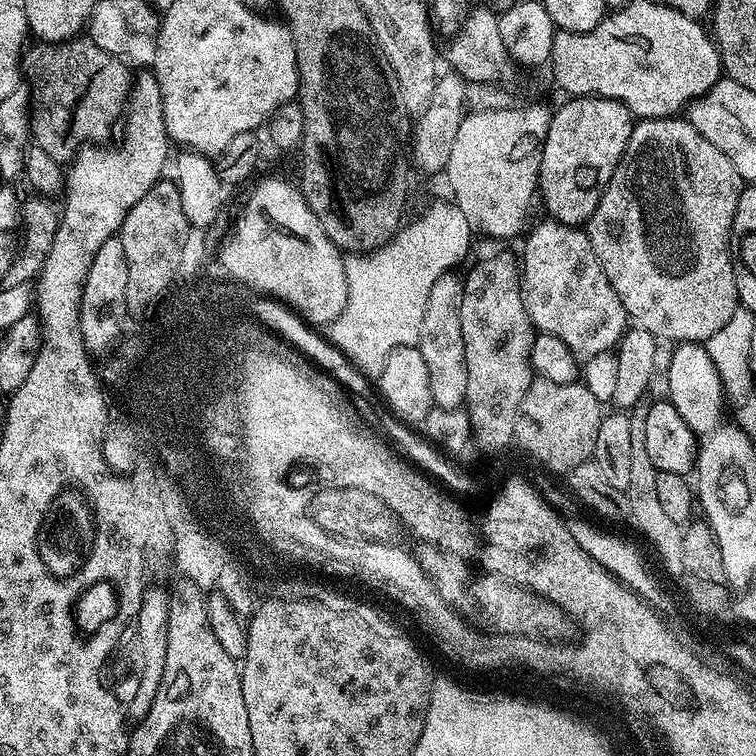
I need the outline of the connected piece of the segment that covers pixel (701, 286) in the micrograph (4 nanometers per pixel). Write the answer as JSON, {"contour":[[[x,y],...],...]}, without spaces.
{"contour":[[[640,118],[633,123],[630,142],[626,146],[594,214],[588,220],[586,231],[590,238],[590,246],[594,246],[594,254],[602,266],[610,286],[614,286],[614,294],[618,294],[629,321],[635,327],[646,330],[660,342],[664,342],[664,340],[706,342],[714,334],[718,334],[718,330],[722,330],[722,326],[726,326],[726,322],[730,322],[730,318],[734,318],[734,310],[740,304],[740,295],[736,289],[736,275],[732,269],[730,241],[734,210],[738,210],[741,187],[740,175],[736,173],[736,168],[730,162],[730,158],[726,154],[722,154],[722,150],[718,150],[718,146],[714,146],[714,142],[702,138],[702,134],[698,134],[698,130],[694,130],[694,126],[689,124],[687,119]]]}

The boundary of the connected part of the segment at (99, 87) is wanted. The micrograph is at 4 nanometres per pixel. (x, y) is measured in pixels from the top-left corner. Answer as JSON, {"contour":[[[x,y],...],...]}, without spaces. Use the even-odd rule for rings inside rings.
{"contour":[[[73,38],[71,40],[59,40],[56,44],[47,42],[36,42],[25,47],[22,53],[22,76],[26,81],[29,90],[29,109],[28,109],[28,127],[30,129],[30,140],[35,147],[46,150],[46,154],[50,154],[50,158],[57,162],[71,161],[72,157],[85,147],[89,142],[96,142],[100,135],[111,126],[112,123],[117,123],[118,117],[122,112],[122,105],[125,103],[130,87],[130,72],[128,76],[128,68],[123,63],[125,62],[119,56],[111,56],[106,50],[102,50],[98,46],[94,46],[94,42],[87,38]]]}

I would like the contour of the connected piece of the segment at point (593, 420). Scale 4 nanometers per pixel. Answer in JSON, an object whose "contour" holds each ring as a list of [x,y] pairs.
{"contour":[[[533,379],[526,390],[526,398],[522,398],[520,413],[516,419],[515,443],[520,443],[524,452],[529,452],[540,464],[545,464],[552,472],[567,474],[574,470],[574,466],[582,466],[582,462],[593,459],[598,442],[598,426],[602,415],[602,402],[590,394],[583,382],[563,384],[549,380]]]}

